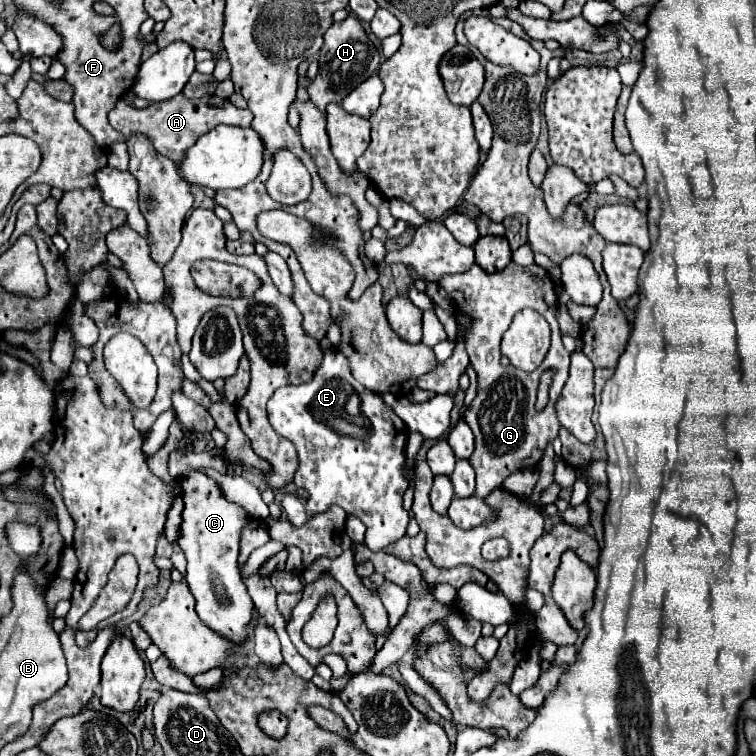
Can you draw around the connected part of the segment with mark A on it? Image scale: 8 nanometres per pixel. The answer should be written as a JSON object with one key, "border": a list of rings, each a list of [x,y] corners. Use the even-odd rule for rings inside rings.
{"border":[[[179,93],[169,101],[153,103],[145,109],[135,109],[127,105],[123,99],[119,99],[117,105],[109,111],[109,123],[125,139],[129,139],[131,135],[147,135],[147,139],[153,139],[155,149],[173,161],[179,161],[185,155],[187,147],[191,147],[195,139],[199,139],[213,127],[221,123],[227,123],[233,127],[249,127],[251,121],[253,121],[253,115],[249,109],[239,109],[231,105],[229,99],[221,99],[217,95],[201,97],[201,99],[187,99],[185,95]]]}

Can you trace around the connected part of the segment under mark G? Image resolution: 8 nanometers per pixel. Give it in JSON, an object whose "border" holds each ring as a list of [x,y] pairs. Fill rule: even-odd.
{"border":[[[509,263],[503,271],[497,273],[485,273],[479,265],[473,265],[465,273],[443,275],[443,279],[439,279],[439,285],[455,301],[457,313],[467,313],[473,319],[465,345],[467,345],[471,365],[477,371],[479,383],[477,383],[477,395],[469,405],[469,409],[465,411],[465,423],[471,427],[475,435],[475,451],[469,459],[477,473],[475,495],[479,499],[485,499],[491,491],[501,489],[503,481],[511,473],[529,465],[537,465],[543,457],[547,443],[557,439],[559,421],[555,417],[555,403],[547,403],[543,411],[537,411],[535,407],[541,375],[553,369],[555,377],[551,387],[555,387],[557,383],[561,391],[569,373],[569,353],[561,343],[561,331],[555,317],[557,291],[551,275],[543,267],[539,265],[521,267],[517,263]],[[525,307],[541,313],[551,325],[551,347],[541,367],[535,369],[533,373],[525,373],[511,367],[503,369],[499,363],[501,337],[511,325],[515,313]]]}

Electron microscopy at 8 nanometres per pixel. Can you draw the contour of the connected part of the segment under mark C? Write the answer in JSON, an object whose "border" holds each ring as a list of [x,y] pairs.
{"border":[[[187,471],[181,477],[181,487],[185,491],[185,509],[177,543],[187,557],[187,583],[197,601],[197,613],[209,629],[235,645],[243,645],[249,639],[247,627],[253,617],[253,601],[241,581],[237,557],[241,531],[249,513],[237,503],[223,499],[217,483],[199,471]]]}

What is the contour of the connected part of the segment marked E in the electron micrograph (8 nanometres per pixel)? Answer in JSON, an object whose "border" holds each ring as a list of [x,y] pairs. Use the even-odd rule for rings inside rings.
{"border":[[[327,351],[319,371],[315,371],[311,383],[287,385],[273,393],[267,403],[267,413],[273,429],[293,441],[299,455],[299,469],[295,471],[293,483],[309,491],[309,501],[303,507],[283,507],[287,519],[293,525],[307,523],[315,513],[323,513],[329,505],[339,505],[347,515],[357,515],[365,527],[365,545],[371,551],[381,551],[405,535],[409,523],[409,513],[403,509],[403,493],[407,491],[407,481],[403,477],[405,463],[405,443],[407,427],[405,423],[387,407],[379,393],[367,391],[357,379],[353,379],[347,359],[339,351]]]}

